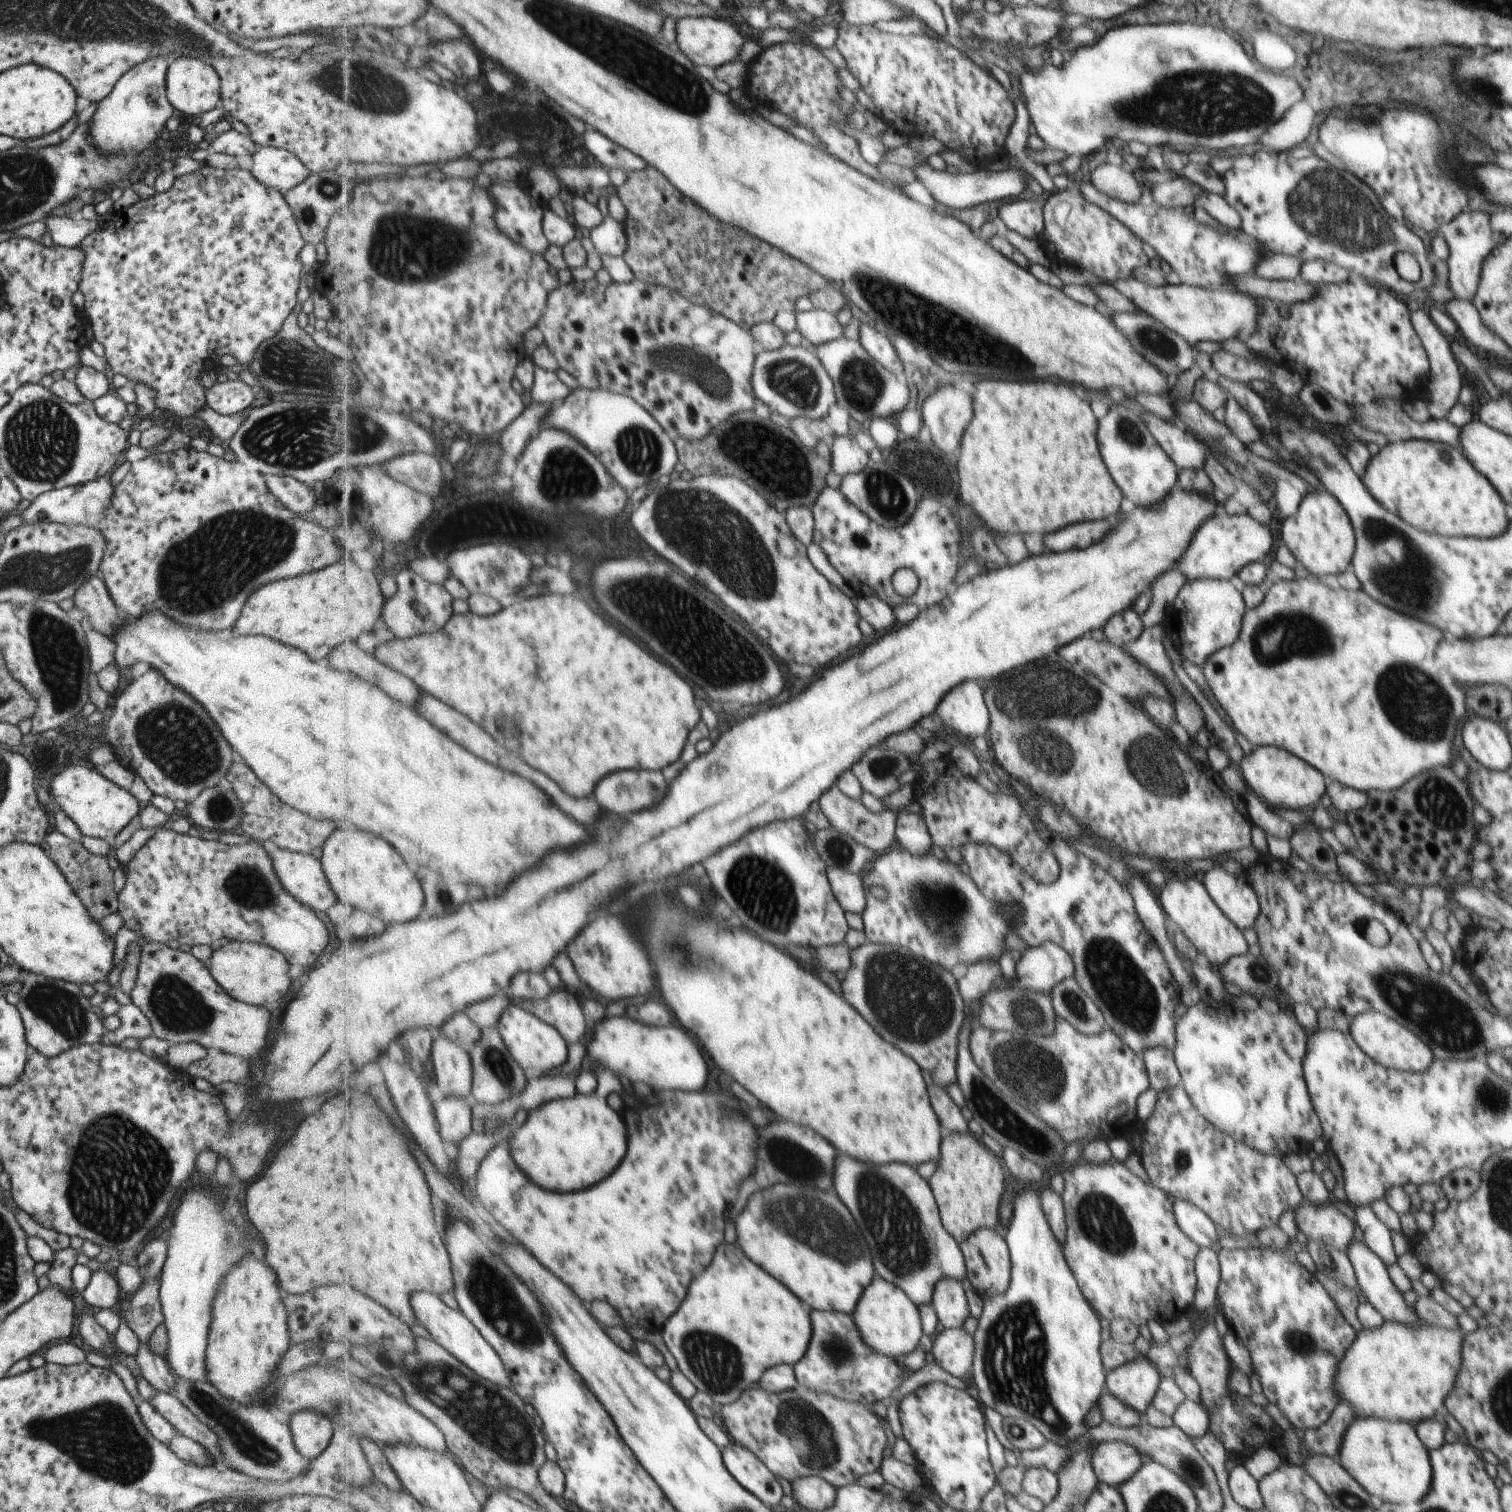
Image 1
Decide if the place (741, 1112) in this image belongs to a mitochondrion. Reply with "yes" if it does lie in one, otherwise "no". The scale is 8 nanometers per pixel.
no

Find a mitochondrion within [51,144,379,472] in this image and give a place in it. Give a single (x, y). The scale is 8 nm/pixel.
(294, 369)

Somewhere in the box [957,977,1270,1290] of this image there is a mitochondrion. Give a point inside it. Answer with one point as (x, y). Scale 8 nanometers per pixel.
(1023, 1068)

